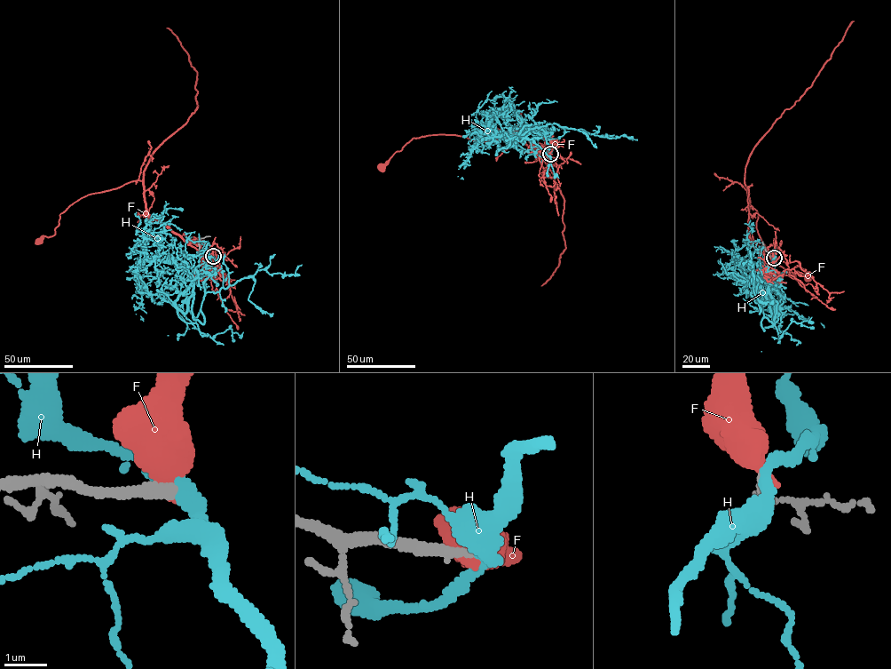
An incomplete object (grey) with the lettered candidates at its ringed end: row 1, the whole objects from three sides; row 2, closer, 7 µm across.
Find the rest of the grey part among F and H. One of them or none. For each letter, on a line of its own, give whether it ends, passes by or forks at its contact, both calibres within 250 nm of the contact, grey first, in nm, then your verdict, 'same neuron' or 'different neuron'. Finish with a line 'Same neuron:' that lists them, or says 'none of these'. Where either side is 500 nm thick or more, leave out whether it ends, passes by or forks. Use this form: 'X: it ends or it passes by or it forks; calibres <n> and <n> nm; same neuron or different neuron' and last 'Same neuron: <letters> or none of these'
F: calibres 300 and 550 nm; different neuron
H: it passes by; calibres 280 and 260 nm; same neuron
Same neuron: H

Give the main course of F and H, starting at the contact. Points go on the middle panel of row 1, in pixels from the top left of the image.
F: (549, 154), (540, 153), (514, 131), (500, 130), (500, 139), (483, 142), (437, 134), (413, 138), (381, 168)
H: (550, 154), (552, 143), (539, 132), (503, 134), (521, 140), (494, 129), (493, 110), (517, 136), (533, 139)

